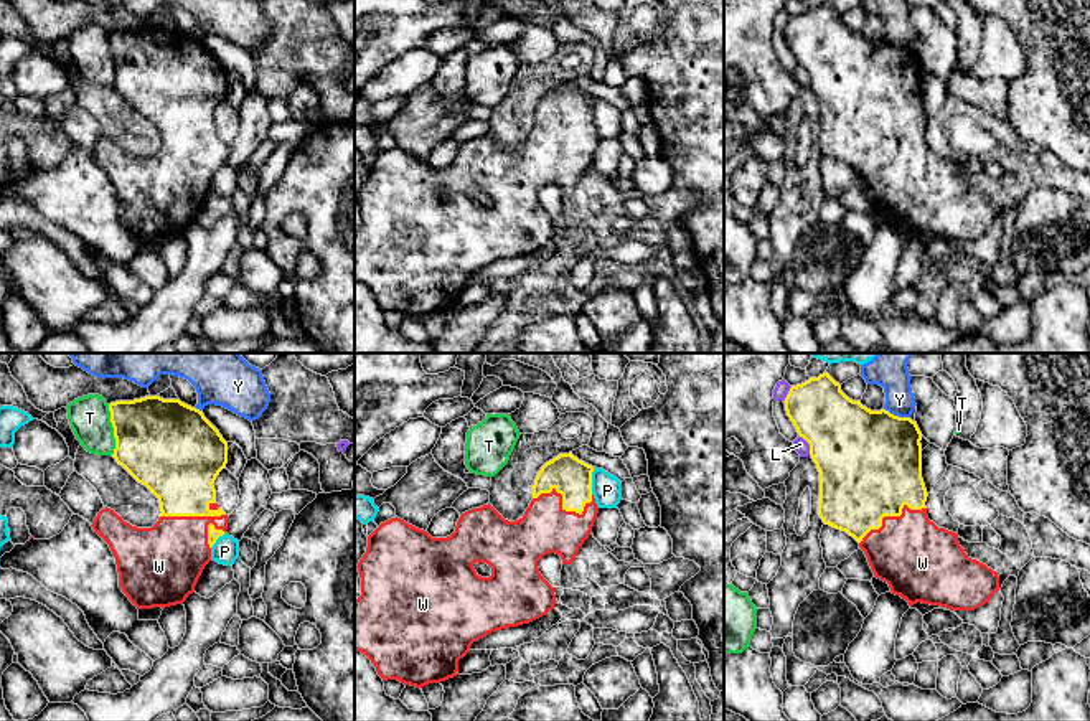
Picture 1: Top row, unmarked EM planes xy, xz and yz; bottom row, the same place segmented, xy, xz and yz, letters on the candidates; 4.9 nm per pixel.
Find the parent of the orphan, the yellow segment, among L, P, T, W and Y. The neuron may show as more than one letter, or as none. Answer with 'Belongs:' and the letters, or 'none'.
Belongs: W

